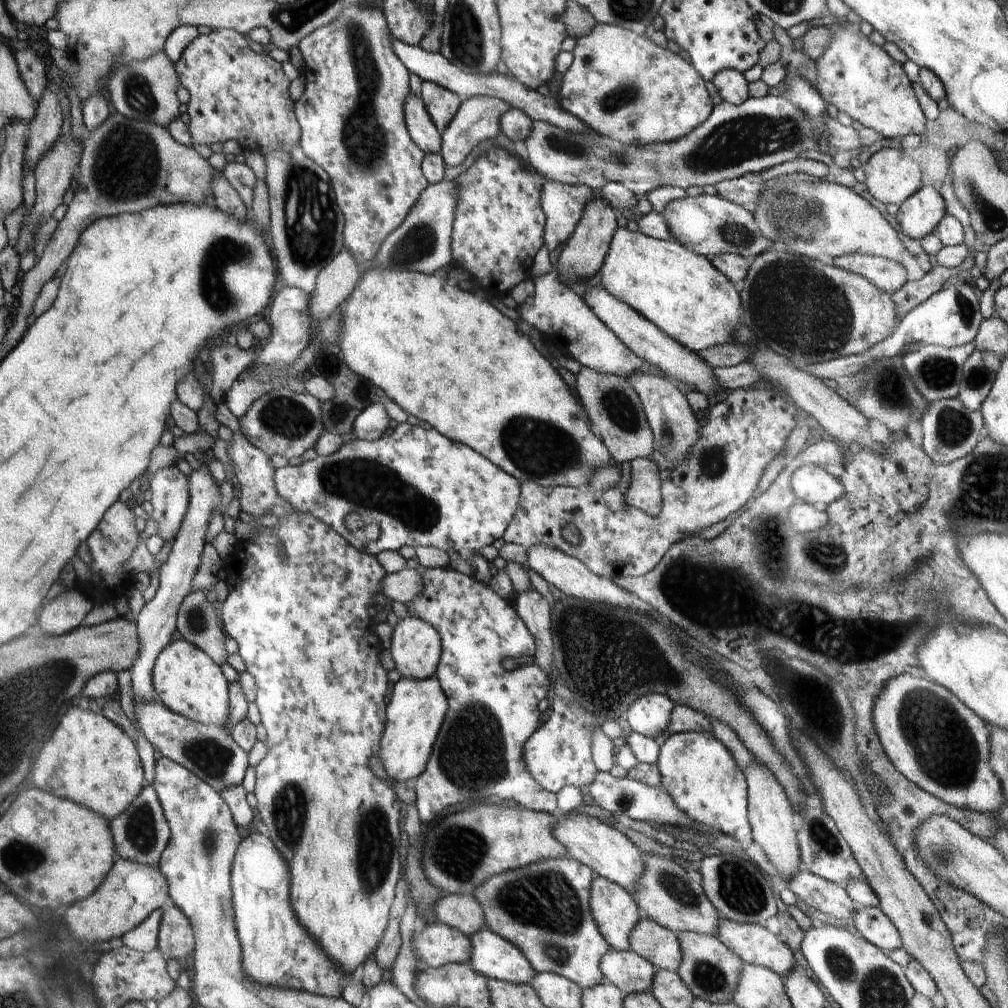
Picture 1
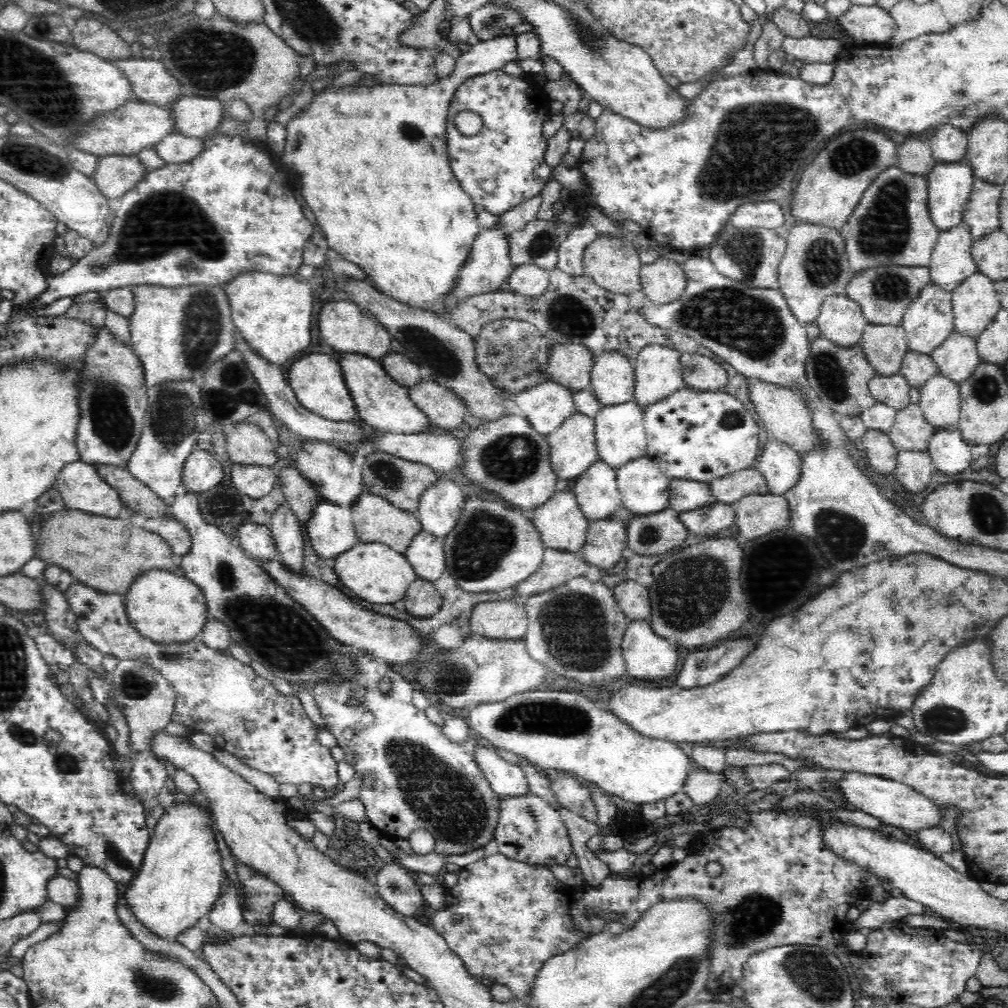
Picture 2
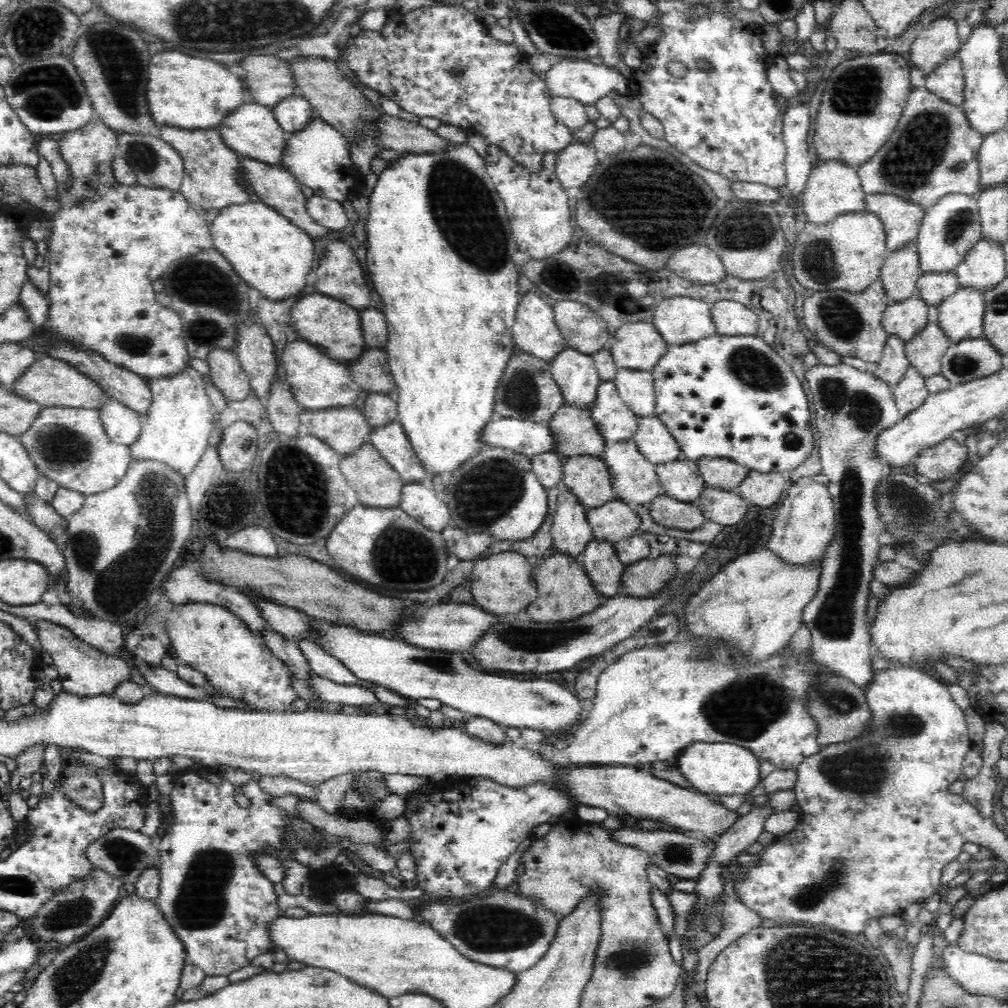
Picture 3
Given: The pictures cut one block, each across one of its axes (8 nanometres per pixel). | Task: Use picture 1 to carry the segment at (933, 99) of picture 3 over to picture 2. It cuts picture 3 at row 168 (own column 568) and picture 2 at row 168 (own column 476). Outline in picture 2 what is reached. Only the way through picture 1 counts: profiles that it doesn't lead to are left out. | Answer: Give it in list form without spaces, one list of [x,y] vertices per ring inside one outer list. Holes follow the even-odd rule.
[[[898,166],[882,171],[838,232],[844,239],[852,276],[872,267],[929,267],[940,231],[930,219],[927,177],[907,173]]]

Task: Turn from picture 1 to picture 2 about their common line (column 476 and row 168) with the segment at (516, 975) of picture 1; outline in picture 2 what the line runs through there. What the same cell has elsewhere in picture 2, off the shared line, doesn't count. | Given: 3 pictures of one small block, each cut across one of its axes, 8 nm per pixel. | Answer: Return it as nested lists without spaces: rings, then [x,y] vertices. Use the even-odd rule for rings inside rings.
[[[967,159],[960,163],[937,162],[927,177],[927,206],[930,219],[940,232],[962,224],[962,214],[976,178]]]

